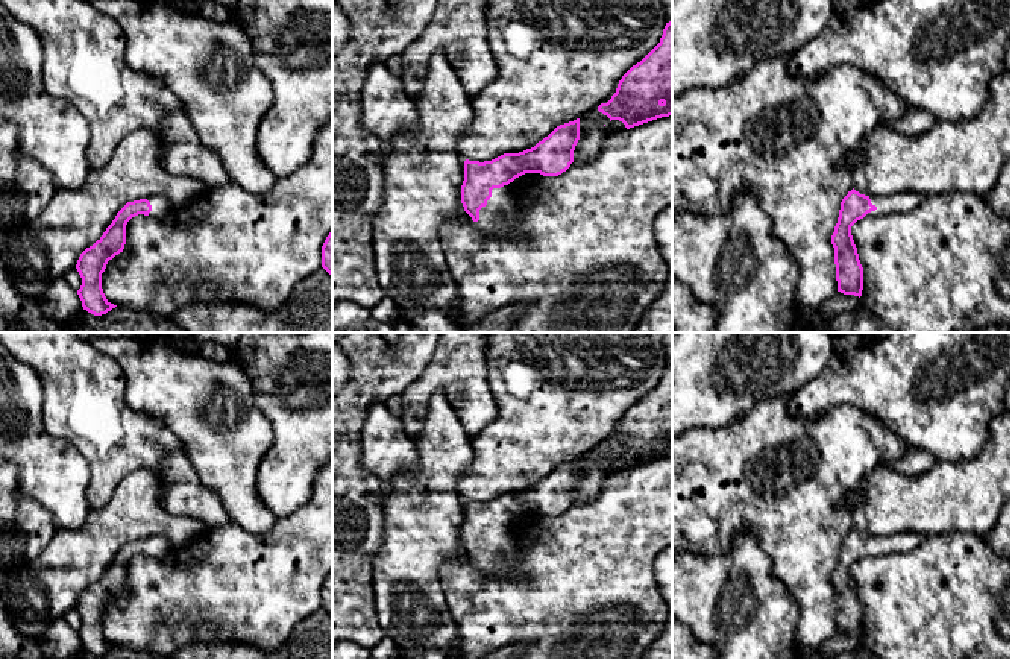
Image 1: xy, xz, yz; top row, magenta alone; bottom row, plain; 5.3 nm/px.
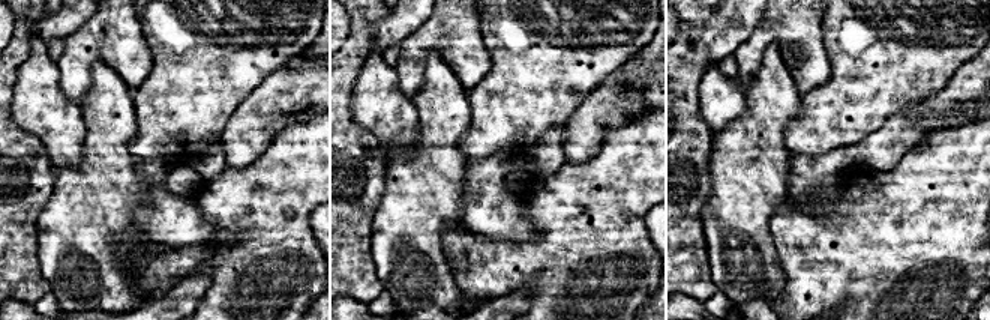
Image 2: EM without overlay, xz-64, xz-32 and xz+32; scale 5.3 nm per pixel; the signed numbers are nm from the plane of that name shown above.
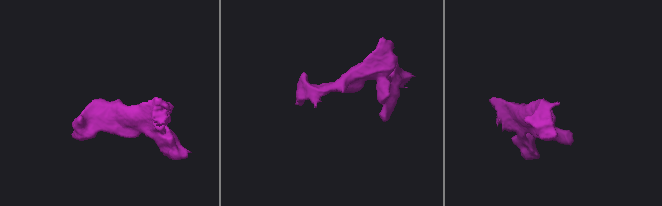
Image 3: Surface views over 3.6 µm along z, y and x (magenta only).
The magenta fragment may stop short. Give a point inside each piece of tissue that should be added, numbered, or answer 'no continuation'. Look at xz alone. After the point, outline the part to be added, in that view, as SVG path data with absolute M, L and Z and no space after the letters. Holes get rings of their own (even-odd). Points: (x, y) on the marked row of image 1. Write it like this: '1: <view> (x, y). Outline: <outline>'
1: xz (498, 217). Outline: M511 185L492 190L492 197L487 205L479 210L479 220L473 222L466 213L470 223L482 234L495 237L508 237L517 223L516 200L511 193Z

